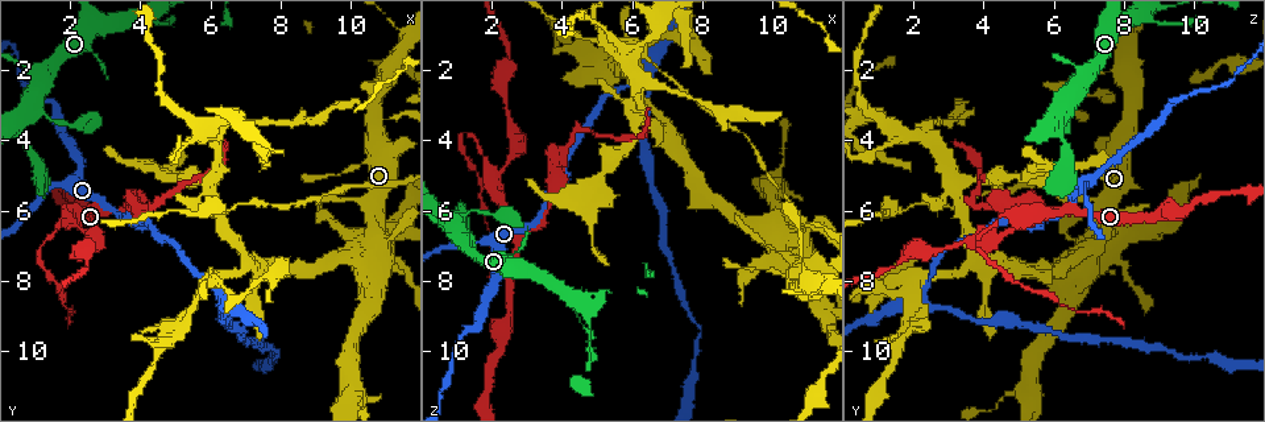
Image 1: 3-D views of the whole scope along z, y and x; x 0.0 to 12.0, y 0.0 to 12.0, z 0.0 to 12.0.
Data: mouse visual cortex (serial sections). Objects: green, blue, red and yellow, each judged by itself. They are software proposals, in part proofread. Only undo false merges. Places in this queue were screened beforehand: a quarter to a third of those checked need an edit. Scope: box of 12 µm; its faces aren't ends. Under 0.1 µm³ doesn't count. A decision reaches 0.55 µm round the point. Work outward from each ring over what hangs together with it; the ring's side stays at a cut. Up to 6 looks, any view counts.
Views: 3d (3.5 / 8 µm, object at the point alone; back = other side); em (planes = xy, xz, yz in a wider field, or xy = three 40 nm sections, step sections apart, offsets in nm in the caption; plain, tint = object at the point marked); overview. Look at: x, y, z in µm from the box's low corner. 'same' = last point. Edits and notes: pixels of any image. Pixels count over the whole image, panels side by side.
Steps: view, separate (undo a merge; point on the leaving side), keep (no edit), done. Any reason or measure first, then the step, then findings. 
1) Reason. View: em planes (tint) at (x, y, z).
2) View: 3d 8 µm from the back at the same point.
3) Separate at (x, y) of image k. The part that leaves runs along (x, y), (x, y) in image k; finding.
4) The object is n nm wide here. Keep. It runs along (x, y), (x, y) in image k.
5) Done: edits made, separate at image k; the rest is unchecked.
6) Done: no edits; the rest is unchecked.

Three arms meet. View: 3d 3.5 µm at (2.1, 6.2, 5.3).

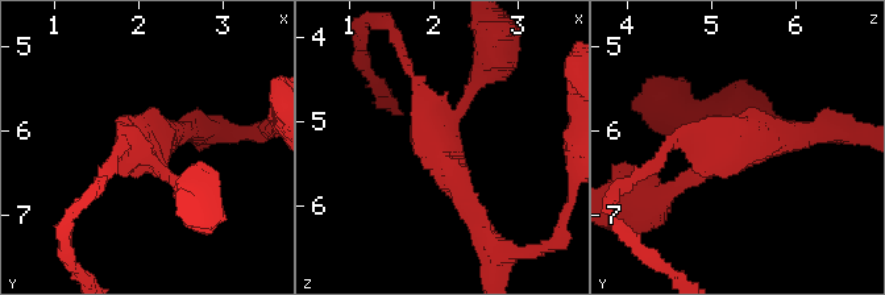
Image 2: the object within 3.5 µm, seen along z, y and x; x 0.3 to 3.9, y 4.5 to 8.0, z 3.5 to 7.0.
View: em xy step 3 (tint) at (2.05, 6.25, 5.25).

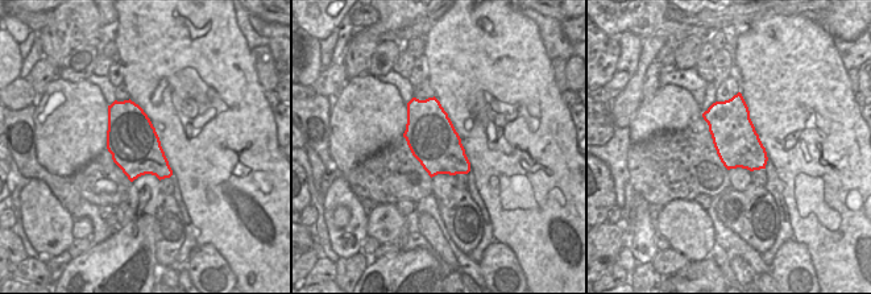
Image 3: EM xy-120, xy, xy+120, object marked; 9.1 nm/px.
The arms are 150, 200, 300 nm wide. Keep. It runs along (805, 132), (740, 144), (673, 188) in image 2; one cell here.

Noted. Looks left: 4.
Abrupt turn. View: 3d 3.5 µm at (1.3, 6.9, 3.8).

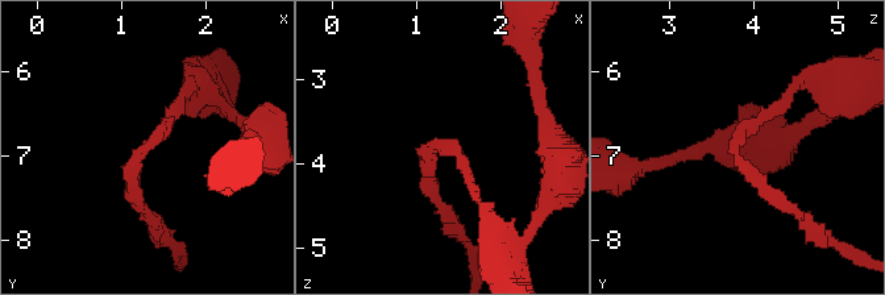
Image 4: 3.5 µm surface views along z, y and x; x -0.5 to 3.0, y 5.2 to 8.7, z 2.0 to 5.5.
The arms are 150, 200 nm wide; now the EM. View: em xy step 2 (tint) at (1.25, 6.90, 3.80).

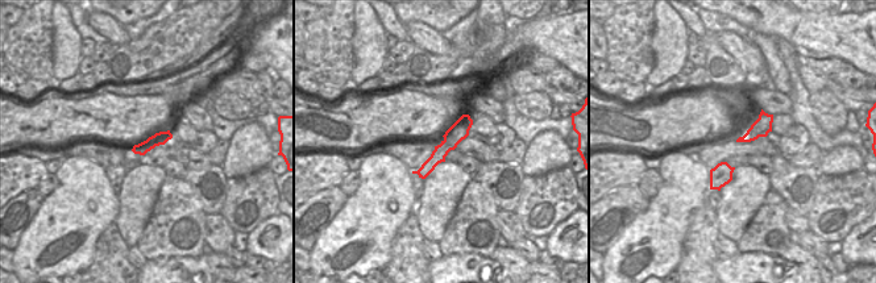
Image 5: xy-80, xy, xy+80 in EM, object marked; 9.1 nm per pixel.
Another direction. View: em xy step 1 (tint) at the same point.

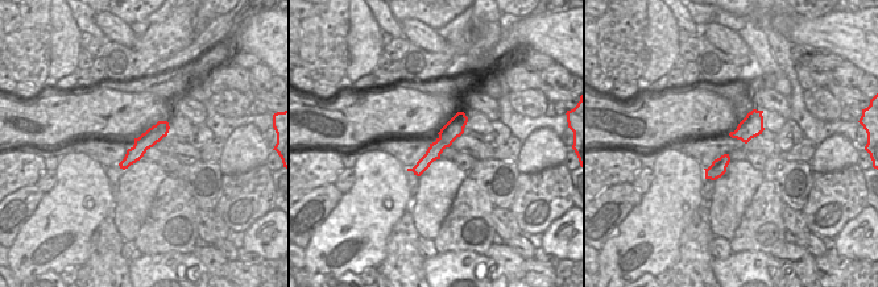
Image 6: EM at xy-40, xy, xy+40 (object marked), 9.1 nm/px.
The object is 170 nm wide here. Keep. It runs along (460, 115), (456, 125), (417, 171) in image 6; one cell here.

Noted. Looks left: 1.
Done: no edits; the rest is unchecked.

